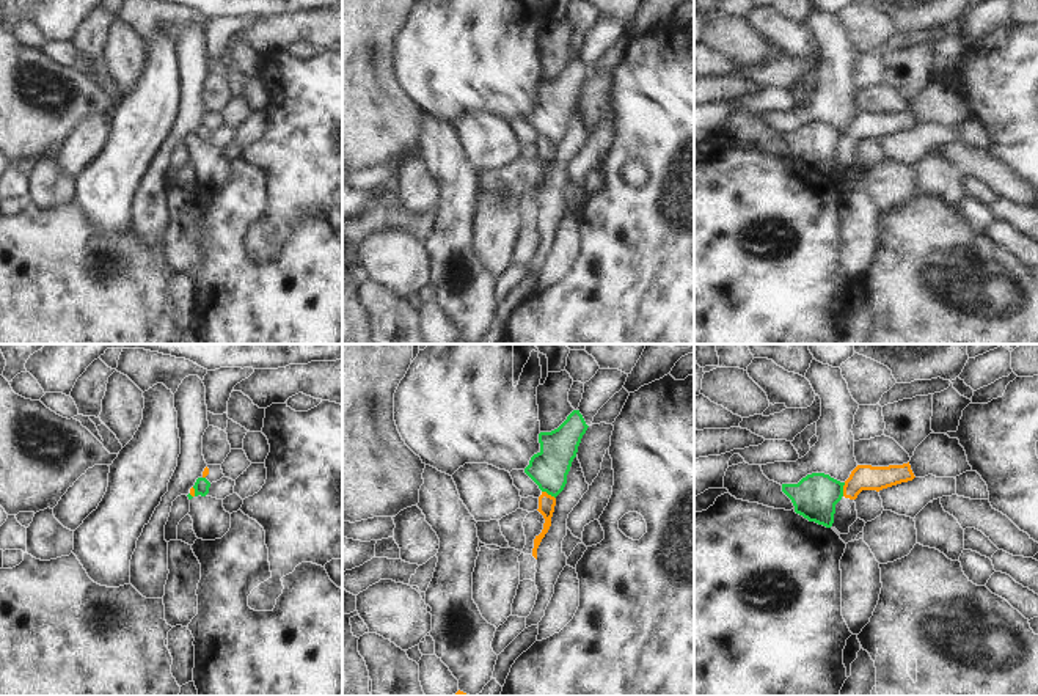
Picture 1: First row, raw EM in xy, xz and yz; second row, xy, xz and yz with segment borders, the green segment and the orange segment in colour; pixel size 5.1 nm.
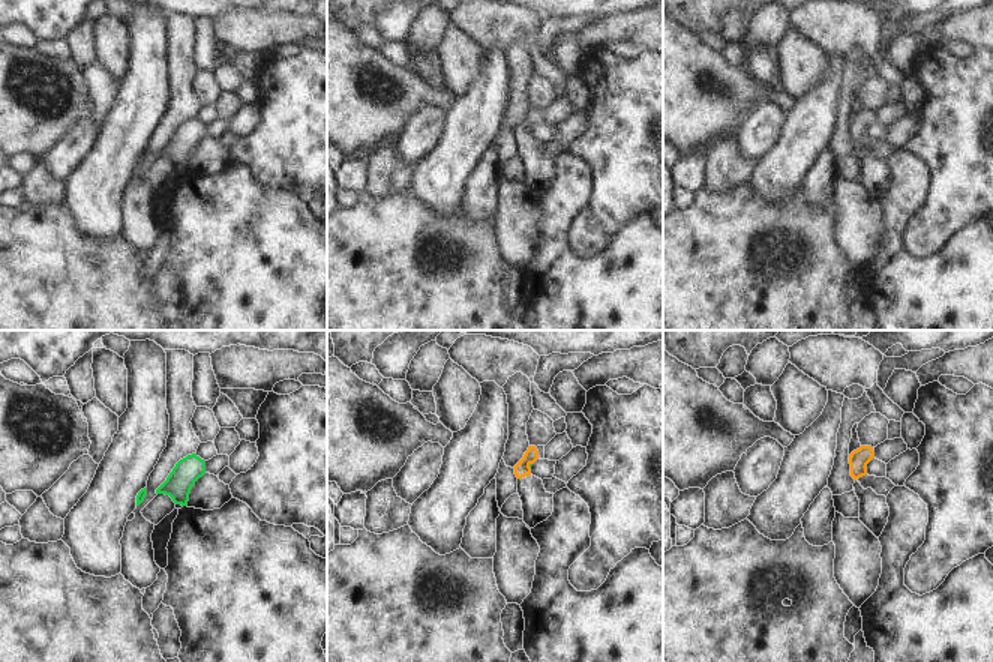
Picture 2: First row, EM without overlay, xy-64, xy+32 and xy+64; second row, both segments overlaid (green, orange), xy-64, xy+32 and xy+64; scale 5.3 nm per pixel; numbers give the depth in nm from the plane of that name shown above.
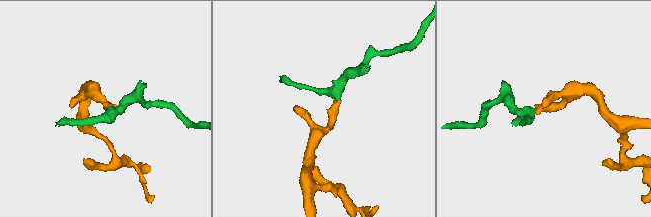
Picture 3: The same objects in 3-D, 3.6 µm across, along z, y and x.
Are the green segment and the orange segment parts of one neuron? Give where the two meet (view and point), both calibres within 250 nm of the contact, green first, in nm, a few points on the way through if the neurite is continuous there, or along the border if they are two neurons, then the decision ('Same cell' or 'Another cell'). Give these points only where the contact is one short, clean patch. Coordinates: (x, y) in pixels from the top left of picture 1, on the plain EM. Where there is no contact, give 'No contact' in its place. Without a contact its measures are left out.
Touches green at xz (548, 142). Thickness 200 nm (green) against 90 nm. Boundary: xz (542, 139), (555, 146). Another cell

